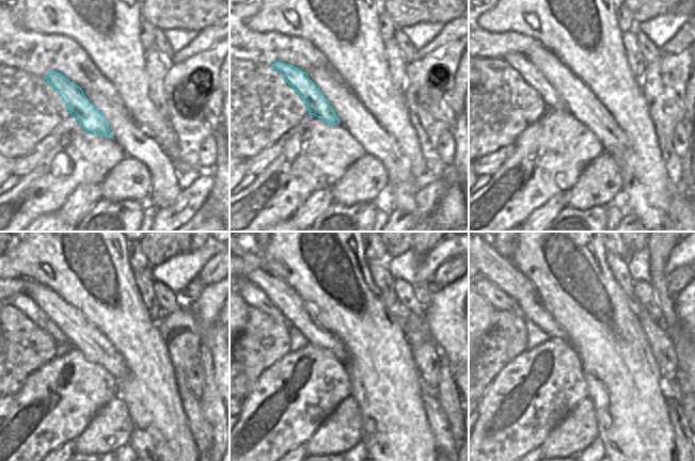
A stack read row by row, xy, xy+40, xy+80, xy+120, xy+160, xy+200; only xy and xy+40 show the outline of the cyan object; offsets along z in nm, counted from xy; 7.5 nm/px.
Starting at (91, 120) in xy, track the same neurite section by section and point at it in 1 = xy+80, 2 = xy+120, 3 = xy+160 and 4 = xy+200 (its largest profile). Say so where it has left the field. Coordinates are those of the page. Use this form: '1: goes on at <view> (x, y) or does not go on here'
1: goes on at xy+80 (518, 62)
2: goes on at xy+120 (21, 301)
3: goes on at xy+160 (253, 296)
4: goes on at xy+200 (493, 295)

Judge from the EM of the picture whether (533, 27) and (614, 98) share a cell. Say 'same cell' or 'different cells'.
same cell

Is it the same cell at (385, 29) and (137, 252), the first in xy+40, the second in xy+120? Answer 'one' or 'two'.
one

